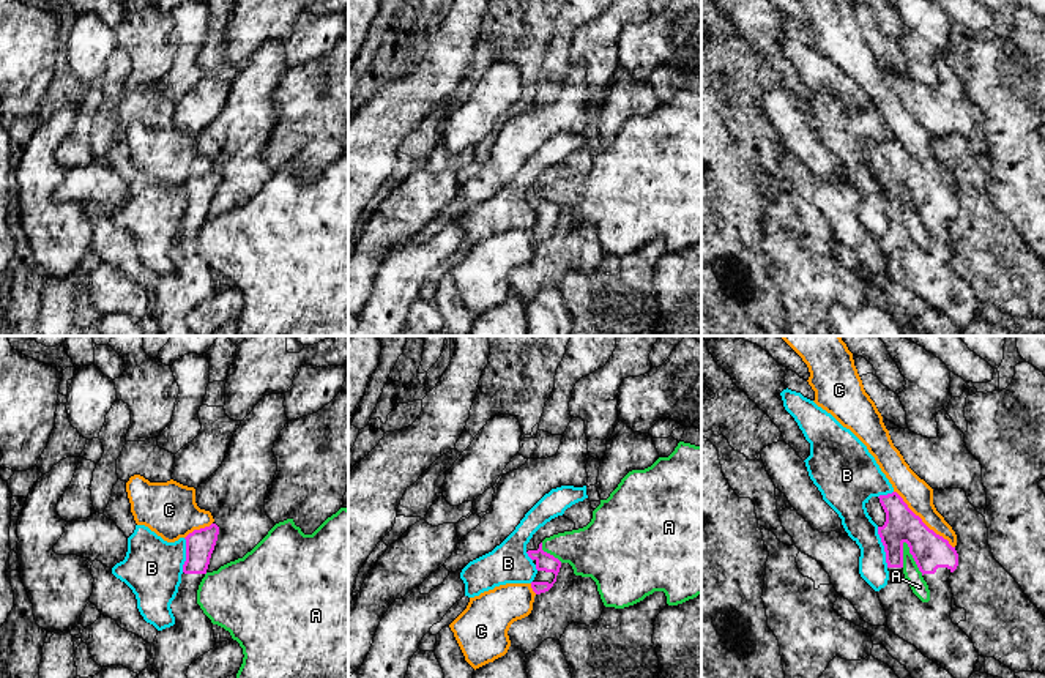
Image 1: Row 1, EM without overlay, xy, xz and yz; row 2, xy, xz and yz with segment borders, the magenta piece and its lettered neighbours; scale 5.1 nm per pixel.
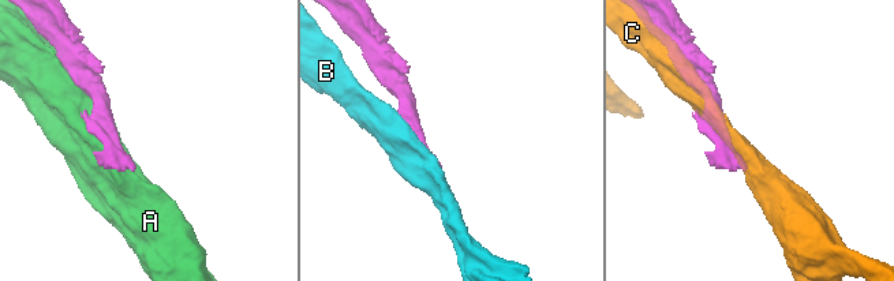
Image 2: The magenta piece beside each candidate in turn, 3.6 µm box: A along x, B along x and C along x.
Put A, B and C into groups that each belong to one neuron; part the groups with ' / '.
A / B / C

